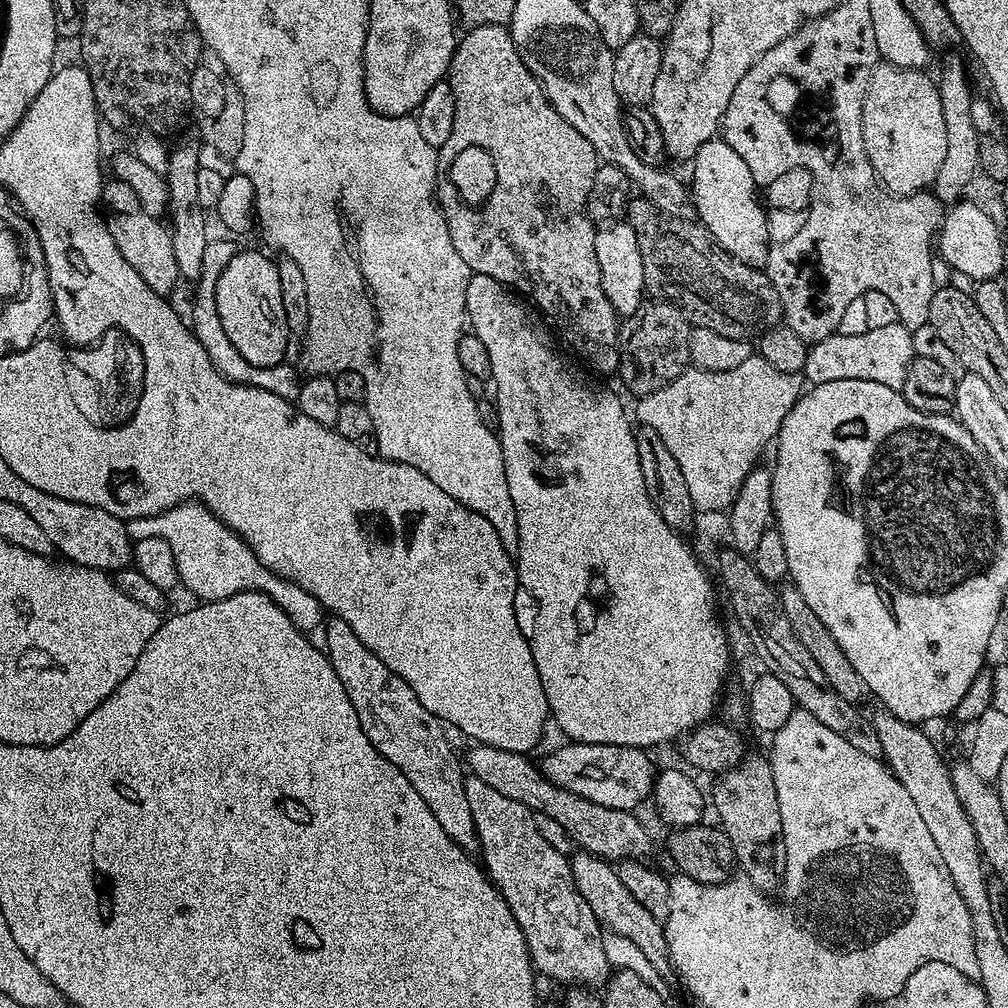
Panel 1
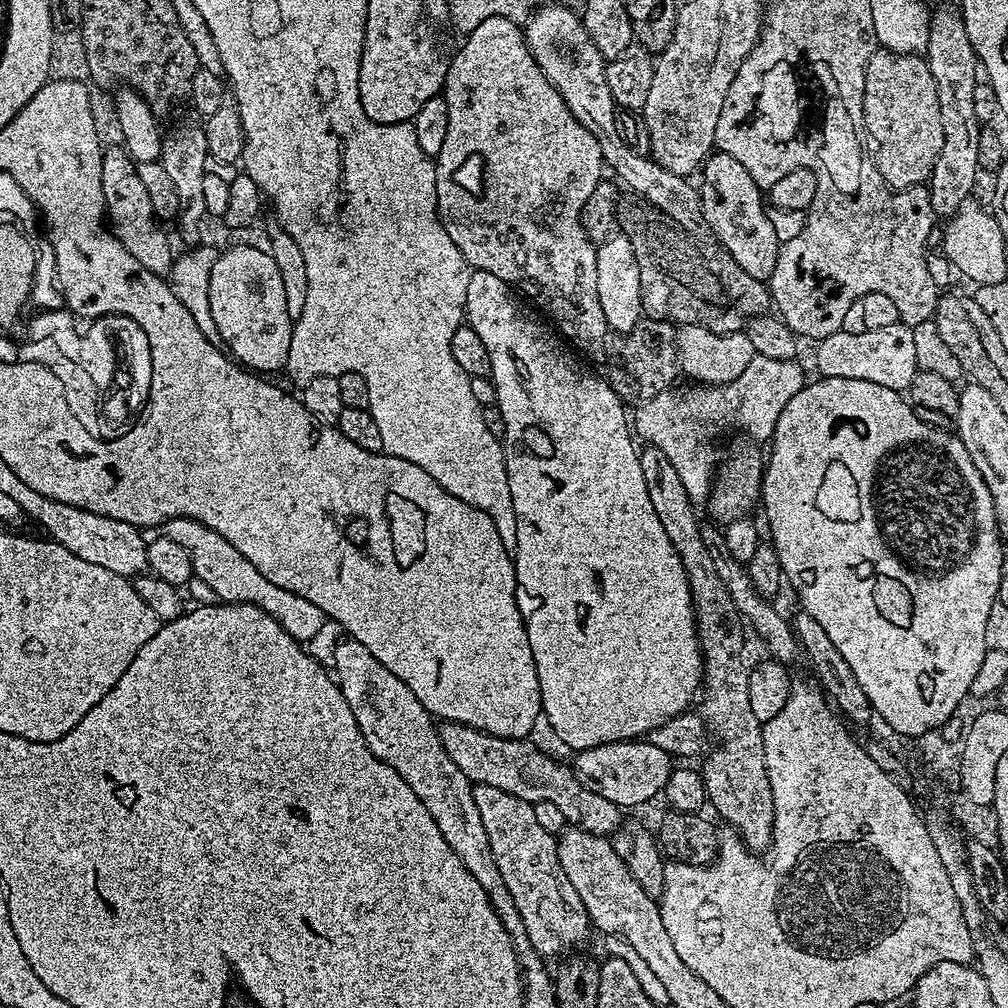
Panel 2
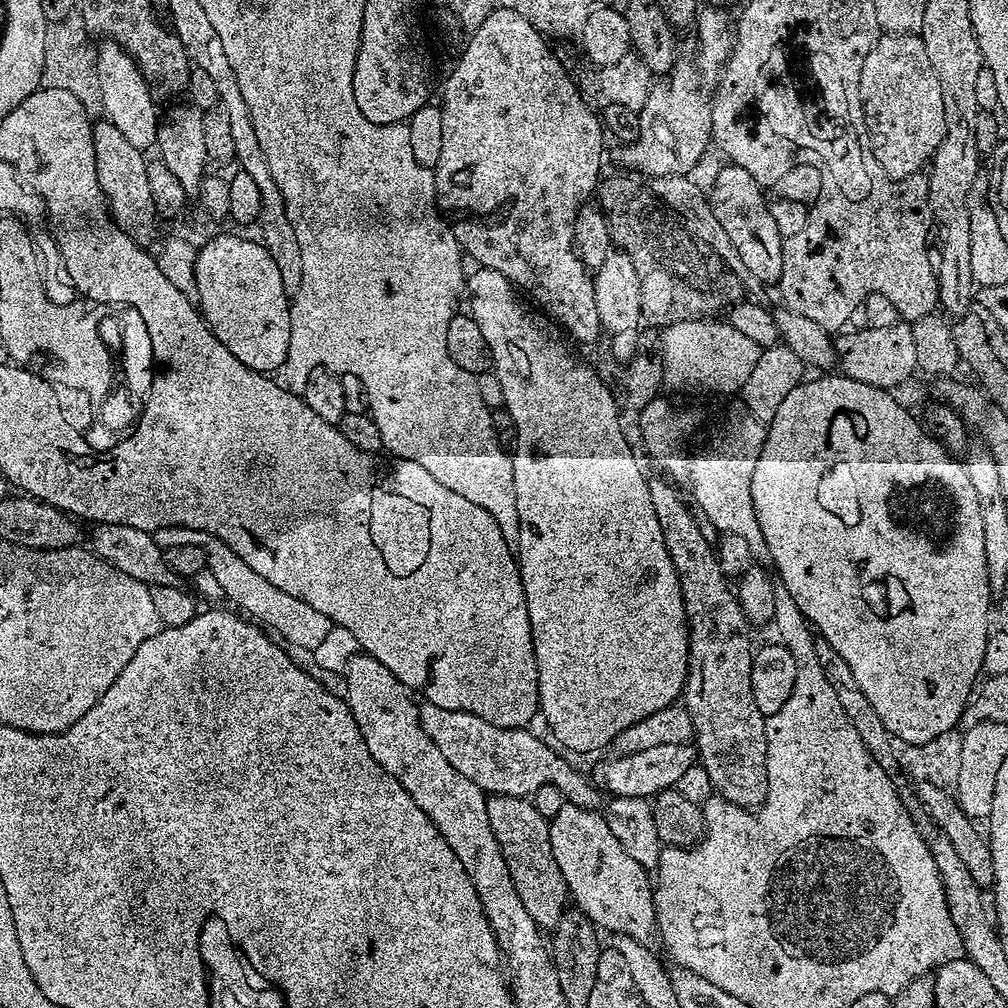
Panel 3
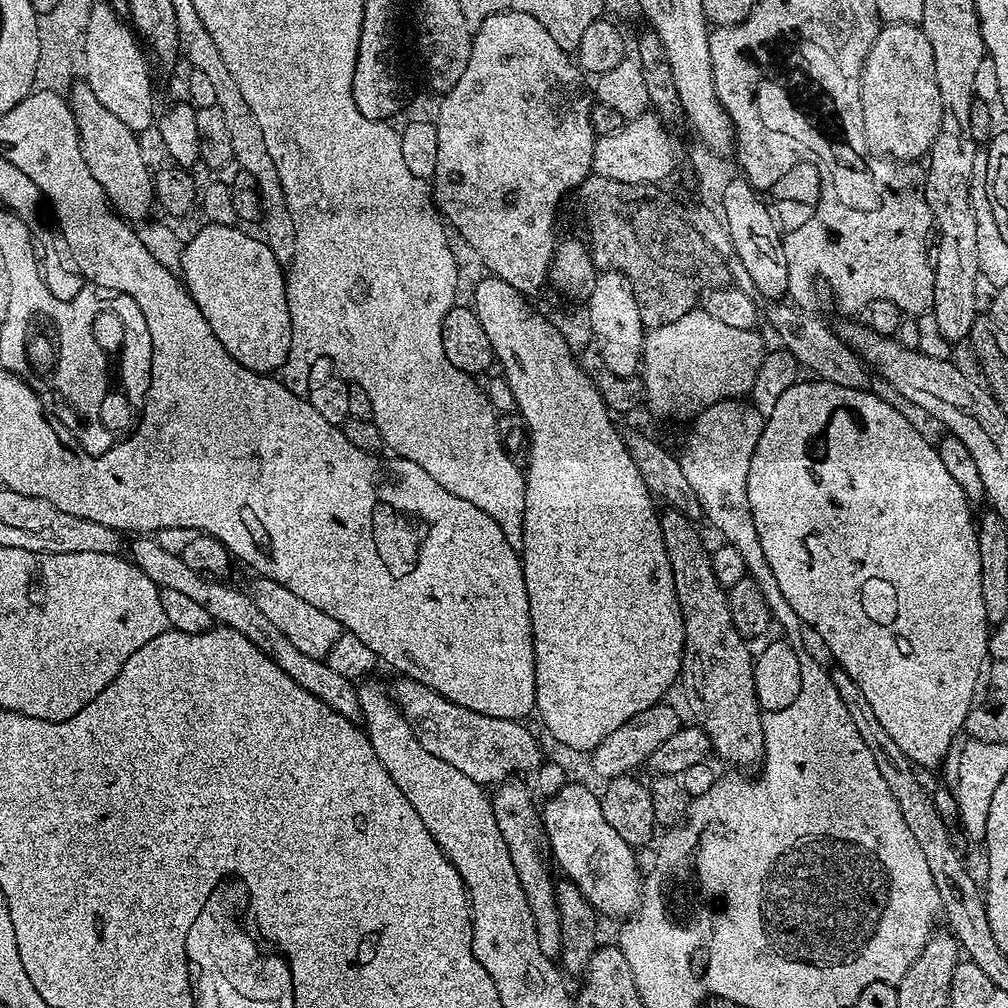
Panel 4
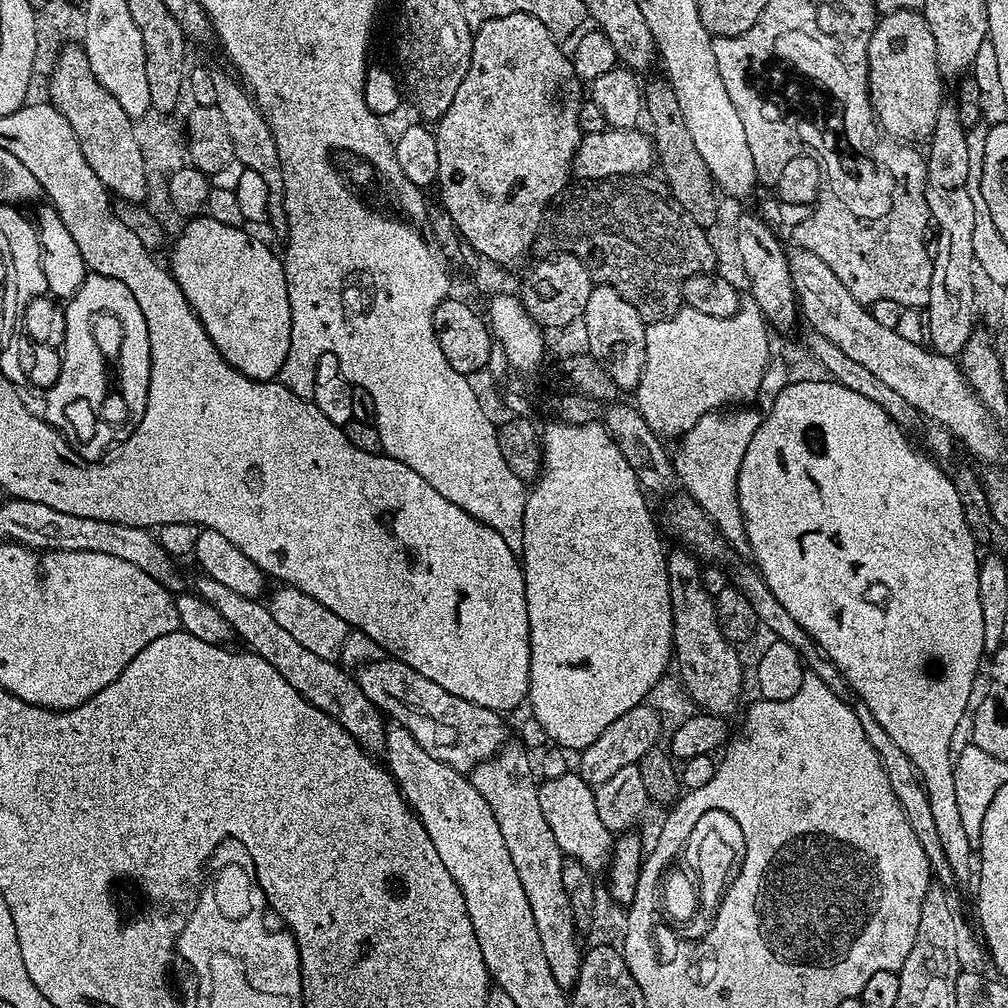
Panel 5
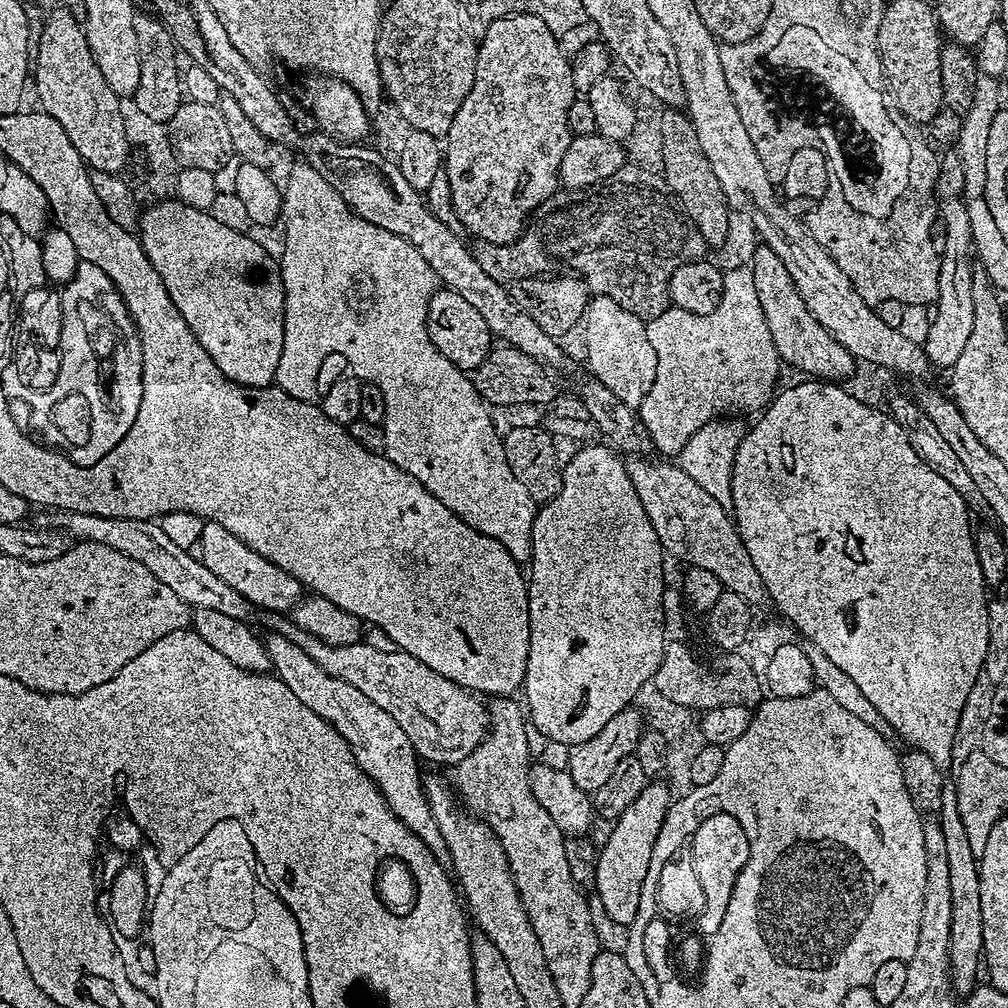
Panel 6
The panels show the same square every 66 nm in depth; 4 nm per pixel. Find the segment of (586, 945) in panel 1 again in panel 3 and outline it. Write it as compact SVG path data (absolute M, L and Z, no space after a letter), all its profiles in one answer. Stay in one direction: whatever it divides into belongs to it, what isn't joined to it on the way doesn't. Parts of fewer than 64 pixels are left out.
M495 794L488 796L486 815L494 838L498 838L502 858L506 858L510 878L514 878L514 890L518 890L518 898L522 898L522 906L526 906L530 918L541 930L555 929L569 907L570 897L566 878L562 878L562 870L558 870L558 862L554 862L554 850L550 850L549 817L538 814L531 799Z

